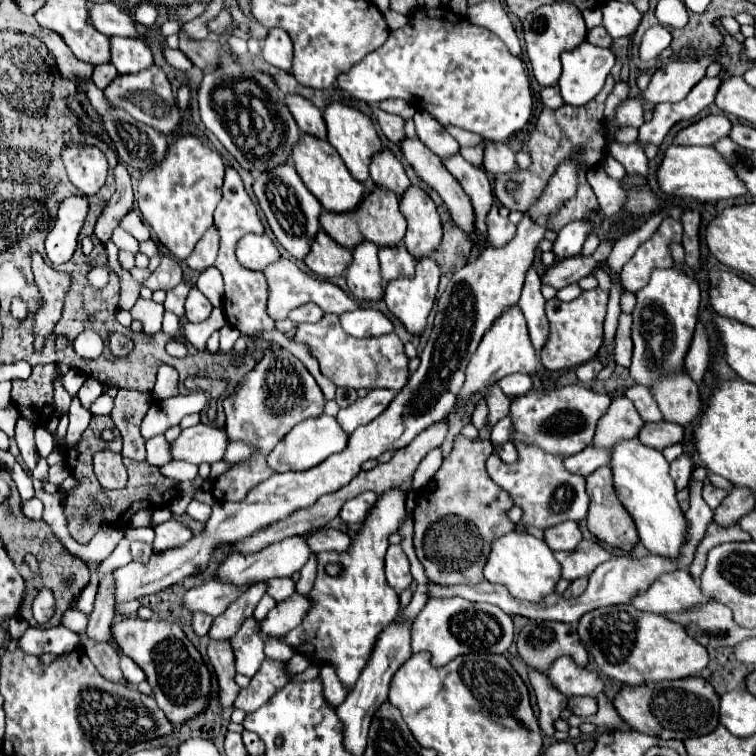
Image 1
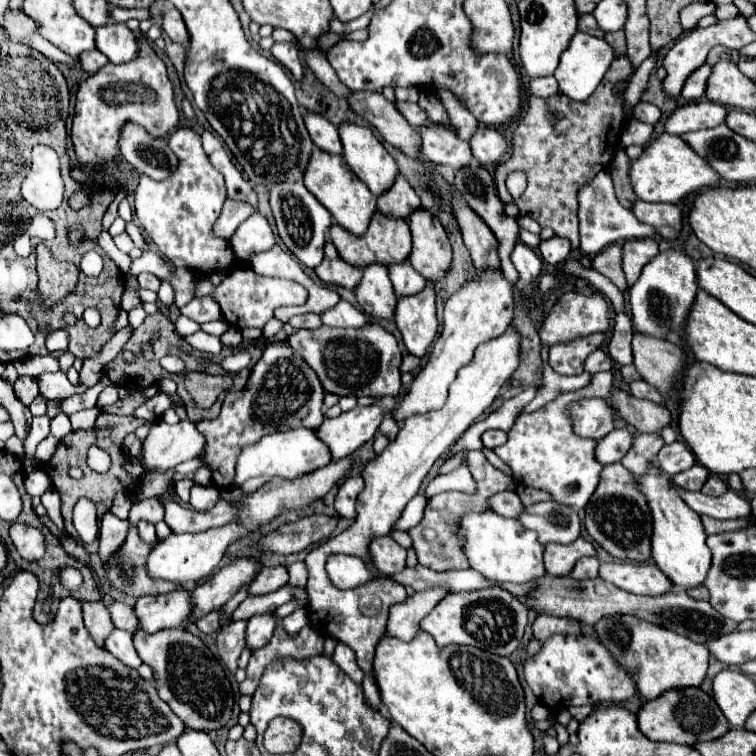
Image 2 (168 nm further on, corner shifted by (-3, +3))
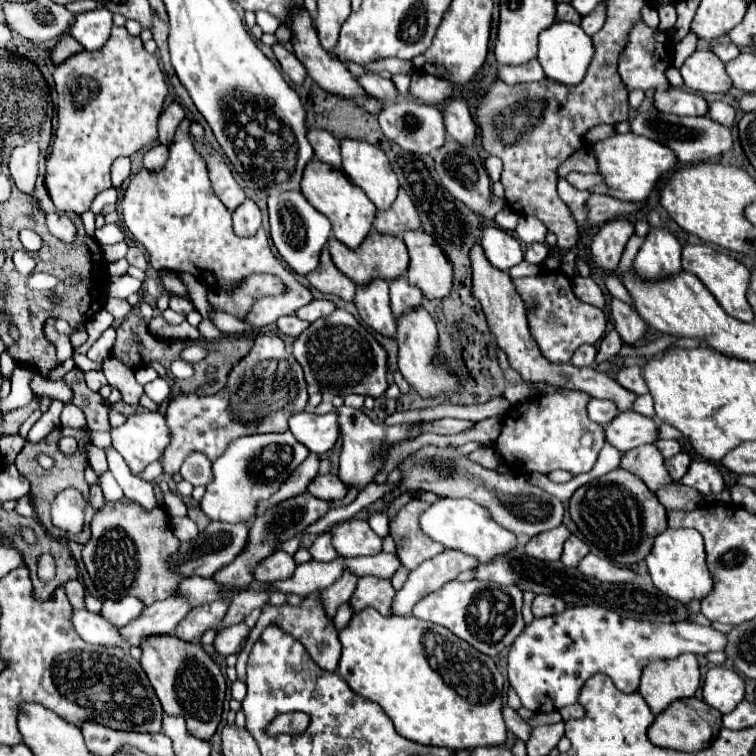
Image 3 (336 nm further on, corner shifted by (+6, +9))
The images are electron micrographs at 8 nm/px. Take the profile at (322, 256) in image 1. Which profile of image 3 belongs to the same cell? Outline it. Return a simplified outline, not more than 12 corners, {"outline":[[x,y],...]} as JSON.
{"outline":[[326,248],[306,278],[322,294],[352,300],[354,282],[334,266]]}

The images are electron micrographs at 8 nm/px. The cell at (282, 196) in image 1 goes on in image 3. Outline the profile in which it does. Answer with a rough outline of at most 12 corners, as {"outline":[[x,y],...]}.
{"outline":[[300,190],[268,196],[270,236],[296,274],[318,266],[330,222]]}

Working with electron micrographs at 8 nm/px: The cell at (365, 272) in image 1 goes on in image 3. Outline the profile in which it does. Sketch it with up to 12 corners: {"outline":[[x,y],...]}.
{"outline":[[388,282],[356,288],[360,318],[376,332],[394,336]]}

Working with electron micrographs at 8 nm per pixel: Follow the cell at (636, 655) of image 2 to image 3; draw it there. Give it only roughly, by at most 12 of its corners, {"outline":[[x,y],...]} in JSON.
{"outline":[[696,656],[650,660],[638,692],[652,714],[694,696]]}

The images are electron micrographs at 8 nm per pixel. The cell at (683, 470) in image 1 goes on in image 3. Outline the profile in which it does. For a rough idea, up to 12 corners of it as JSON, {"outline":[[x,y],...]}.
{"outline":[[658,440],[656,448],[664,458],[682,452],[678,440]]}

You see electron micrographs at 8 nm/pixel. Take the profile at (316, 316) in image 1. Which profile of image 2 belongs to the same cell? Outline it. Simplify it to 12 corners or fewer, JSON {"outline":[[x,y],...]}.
{"outline":[[317,314],[293,316],[289,324],[299,328],[315,330],[321,326]]}

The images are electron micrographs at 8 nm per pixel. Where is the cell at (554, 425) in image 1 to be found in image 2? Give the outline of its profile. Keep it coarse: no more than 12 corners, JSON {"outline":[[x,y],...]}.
{"outline":[[601,398],[571,404],[575,432],[601,440],[615,428]]}

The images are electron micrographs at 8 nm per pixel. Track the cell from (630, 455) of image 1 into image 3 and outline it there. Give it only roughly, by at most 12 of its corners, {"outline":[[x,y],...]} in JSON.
{"outline":[[666,528],[646,556],[652,582],[678,602],[712,590],[702,534]]}

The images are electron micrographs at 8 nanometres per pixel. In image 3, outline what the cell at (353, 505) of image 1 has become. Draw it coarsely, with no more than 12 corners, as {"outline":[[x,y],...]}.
{"outline":[[318,474],[308,492],[338,502],[348,488],[334,474]]}

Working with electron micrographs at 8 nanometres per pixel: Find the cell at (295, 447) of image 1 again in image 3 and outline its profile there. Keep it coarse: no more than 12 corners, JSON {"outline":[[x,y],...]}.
{"outline":[[290,430],[240,436],[212,464],[202,510],[250,522],[308,458]]}

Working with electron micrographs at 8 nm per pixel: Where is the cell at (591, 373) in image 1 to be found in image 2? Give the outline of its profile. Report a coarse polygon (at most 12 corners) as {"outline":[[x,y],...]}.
{"outline":[[595,350],[585,360],[585,372],[611,370],[611,358]]}

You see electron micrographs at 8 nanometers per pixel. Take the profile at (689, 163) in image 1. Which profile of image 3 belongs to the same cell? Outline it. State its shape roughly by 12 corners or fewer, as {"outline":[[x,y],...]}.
{"outline":[[638,134],[596,144],[606,188],[646,200],[678,164],[674,150]]}

